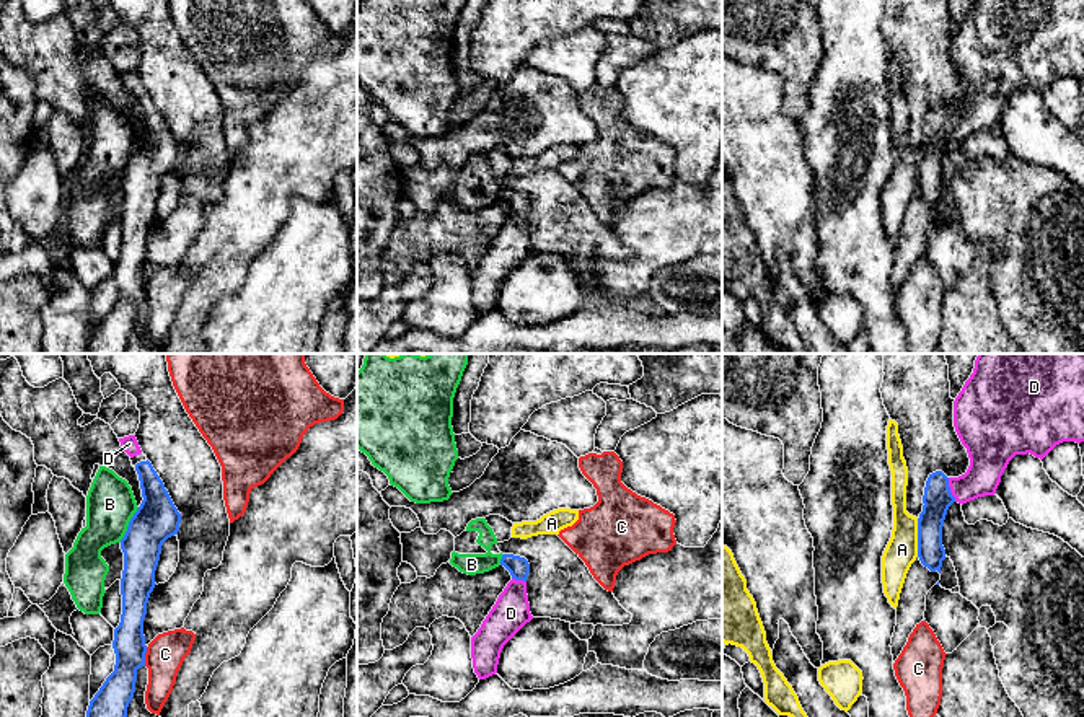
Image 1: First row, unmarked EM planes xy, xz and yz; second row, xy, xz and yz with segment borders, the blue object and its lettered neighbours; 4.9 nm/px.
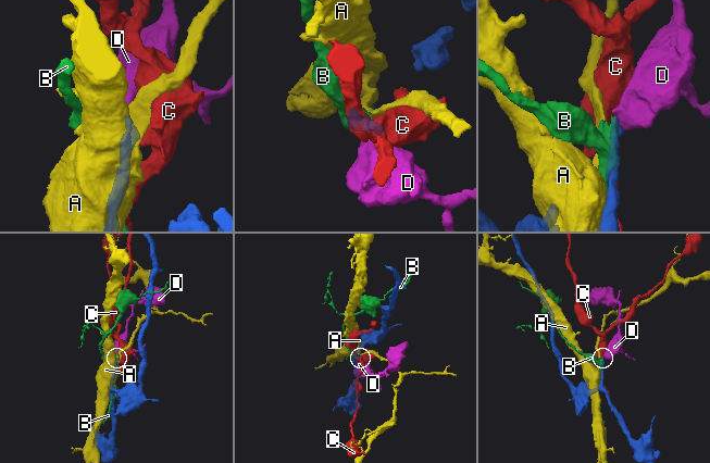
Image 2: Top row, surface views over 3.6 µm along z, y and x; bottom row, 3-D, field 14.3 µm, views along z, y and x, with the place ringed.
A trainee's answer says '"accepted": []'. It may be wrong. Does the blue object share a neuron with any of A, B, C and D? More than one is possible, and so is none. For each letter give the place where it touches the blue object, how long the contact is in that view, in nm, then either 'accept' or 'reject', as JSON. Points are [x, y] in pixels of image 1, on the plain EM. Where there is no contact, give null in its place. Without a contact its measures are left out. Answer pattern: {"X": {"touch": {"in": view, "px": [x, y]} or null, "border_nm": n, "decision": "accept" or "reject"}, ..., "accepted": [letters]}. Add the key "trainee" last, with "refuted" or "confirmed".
{"A": {"touch": {"in": "yz", "px": [918, 173]}, "border_nm": 190, "decision": "reject"}, "B": {"touch": {"in": "xy", "px": [129, 160]}, "border_nm": 200, "decision": "reject"}, "C": {"touch": {"in": "xy", "px": [144, 292]}, "border_nm": 100, "decision": "reject"}, "D": {"touch": {"in": "yz", "px": [949, 124]}, "border_nm": 130, "decision": "accept"}, "accepted": ["D"], "trainee": "refuted"}

